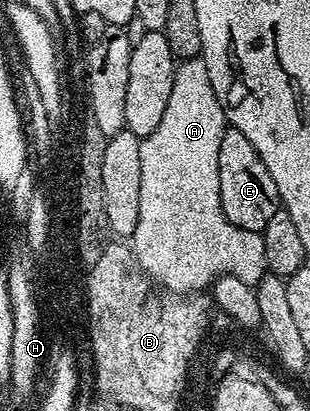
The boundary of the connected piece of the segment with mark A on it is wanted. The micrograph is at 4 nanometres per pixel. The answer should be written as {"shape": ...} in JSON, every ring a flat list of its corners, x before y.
{"shape":[[202,57,182,59,175,68,173,92,169,94,169,104,165,108,164,115,161,116,161,124,157,124,157,128,153,128,153,132,149,132,149,136,141,141,141,216,137,216,137,232,133,239,135,259,139,262,143,273,151,279,152,283,158,284,164,291,172,294,191,296,196,292,206,291,216,280,227,274,237,276,237,280,258,284,264,274,268,273,263,235,249,232,245,228,237,228,237,224,229,224,229,220,221,208,219,157,221,156,221,138,228,129,227,117,217,100,217,92,213,92,213,84,209,84,209,68,205,68]]}

